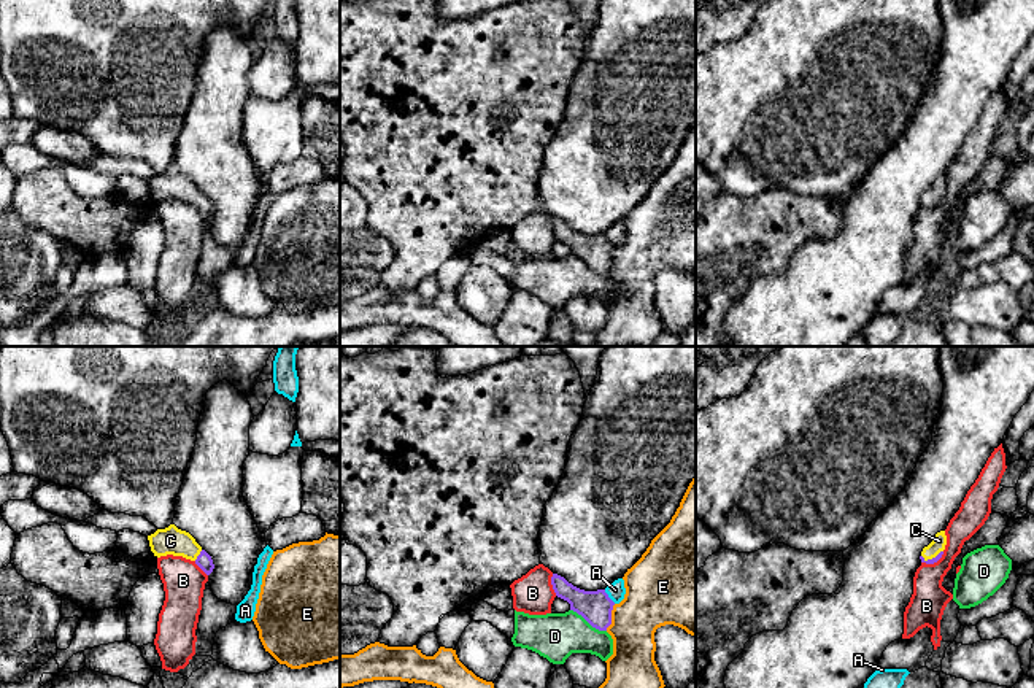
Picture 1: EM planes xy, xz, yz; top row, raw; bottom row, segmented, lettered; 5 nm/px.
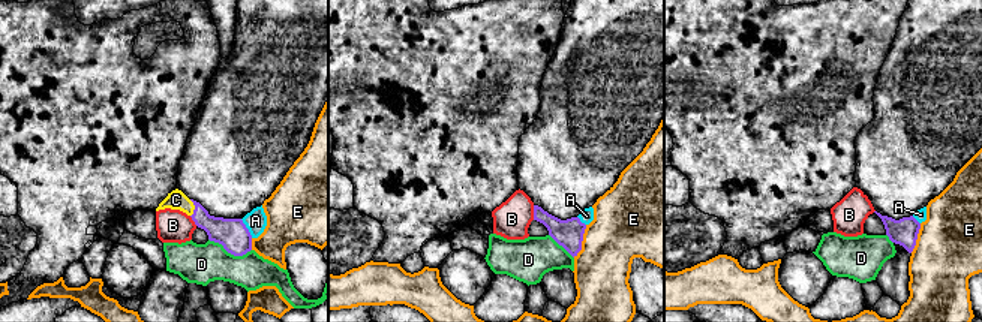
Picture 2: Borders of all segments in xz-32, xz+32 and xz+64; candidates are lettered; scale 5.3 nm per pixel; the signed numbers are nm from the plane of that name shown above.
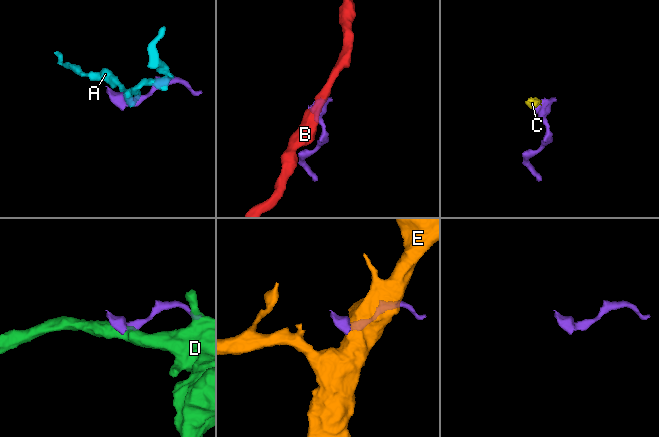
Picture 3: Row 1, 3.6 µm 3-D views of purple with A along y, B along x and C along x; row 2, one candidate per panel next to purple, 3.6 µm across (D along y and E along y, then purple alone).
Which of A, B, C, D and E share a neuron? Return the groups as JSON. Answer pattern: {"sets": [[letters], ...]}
{"sets": [["A"], ["B"], ["C"], ["D"], ["E"]]}

